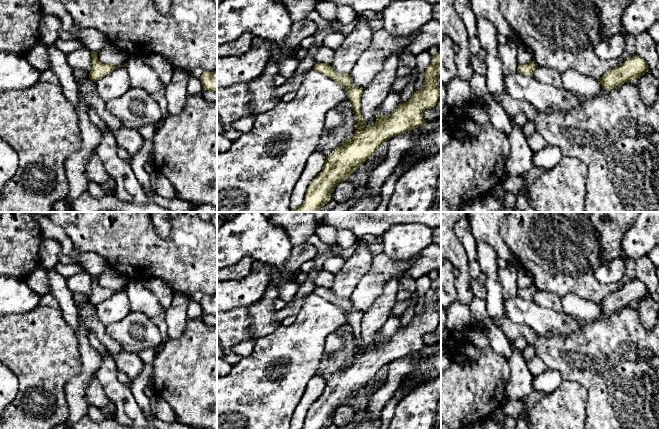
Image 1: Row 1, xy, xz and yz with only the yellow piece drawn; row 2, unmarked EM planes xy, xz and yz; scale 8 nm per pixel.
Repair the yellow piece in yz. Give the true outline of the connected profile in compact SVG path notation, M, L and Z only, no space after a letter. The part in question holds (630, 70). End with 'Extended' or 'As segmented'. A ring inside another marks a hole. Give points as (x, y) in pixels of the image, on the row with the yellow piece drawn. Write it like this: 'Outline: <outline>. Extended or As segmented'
Outline: M635 55L625 60L621 65L605 72L598 79L604 90L615 89L626 82L633 82L649 71L646 61Z. As segmented

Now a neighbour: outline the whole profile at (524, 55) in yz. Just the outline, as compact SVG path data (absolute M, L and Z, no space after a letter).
M523 43L517 45L517 63L518 65L524 65L531 63L534 60L533 53Z

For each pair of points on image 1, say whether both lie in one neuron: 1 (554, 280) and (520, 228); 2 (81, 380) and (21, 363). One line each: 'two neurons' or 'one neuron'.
1: one neuron
2: two neurons

